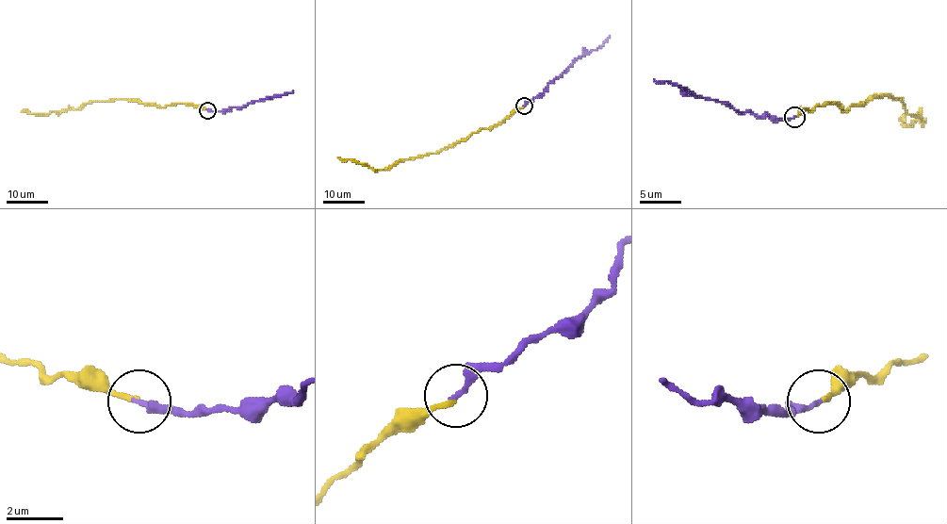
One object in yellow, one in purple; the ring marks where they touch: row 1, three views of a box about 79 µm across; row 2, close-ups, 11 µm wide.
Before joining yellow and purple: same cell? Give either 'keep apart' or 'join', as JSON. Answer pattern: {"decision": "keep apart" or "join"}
{"decision": "join"}

